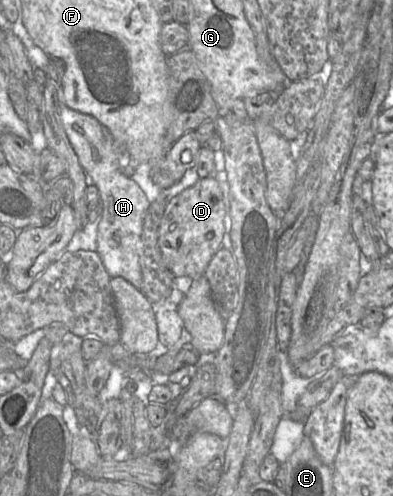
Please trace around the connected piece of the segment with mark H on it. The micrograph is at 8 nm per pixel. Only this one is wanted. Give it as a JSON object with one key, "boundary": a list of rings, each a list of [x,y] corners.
{"boundary":[[[61,102],[59,116],[79,163],[89,181],[99,190],[103,210],[98,224],[97,251],[102,263],[111,278],[122,277],[141,289],[142,231],[151,203],[138,184],[122,173],[118,158],[112,149],[114,138],[105,126],[94,117],[74,111]]]}

